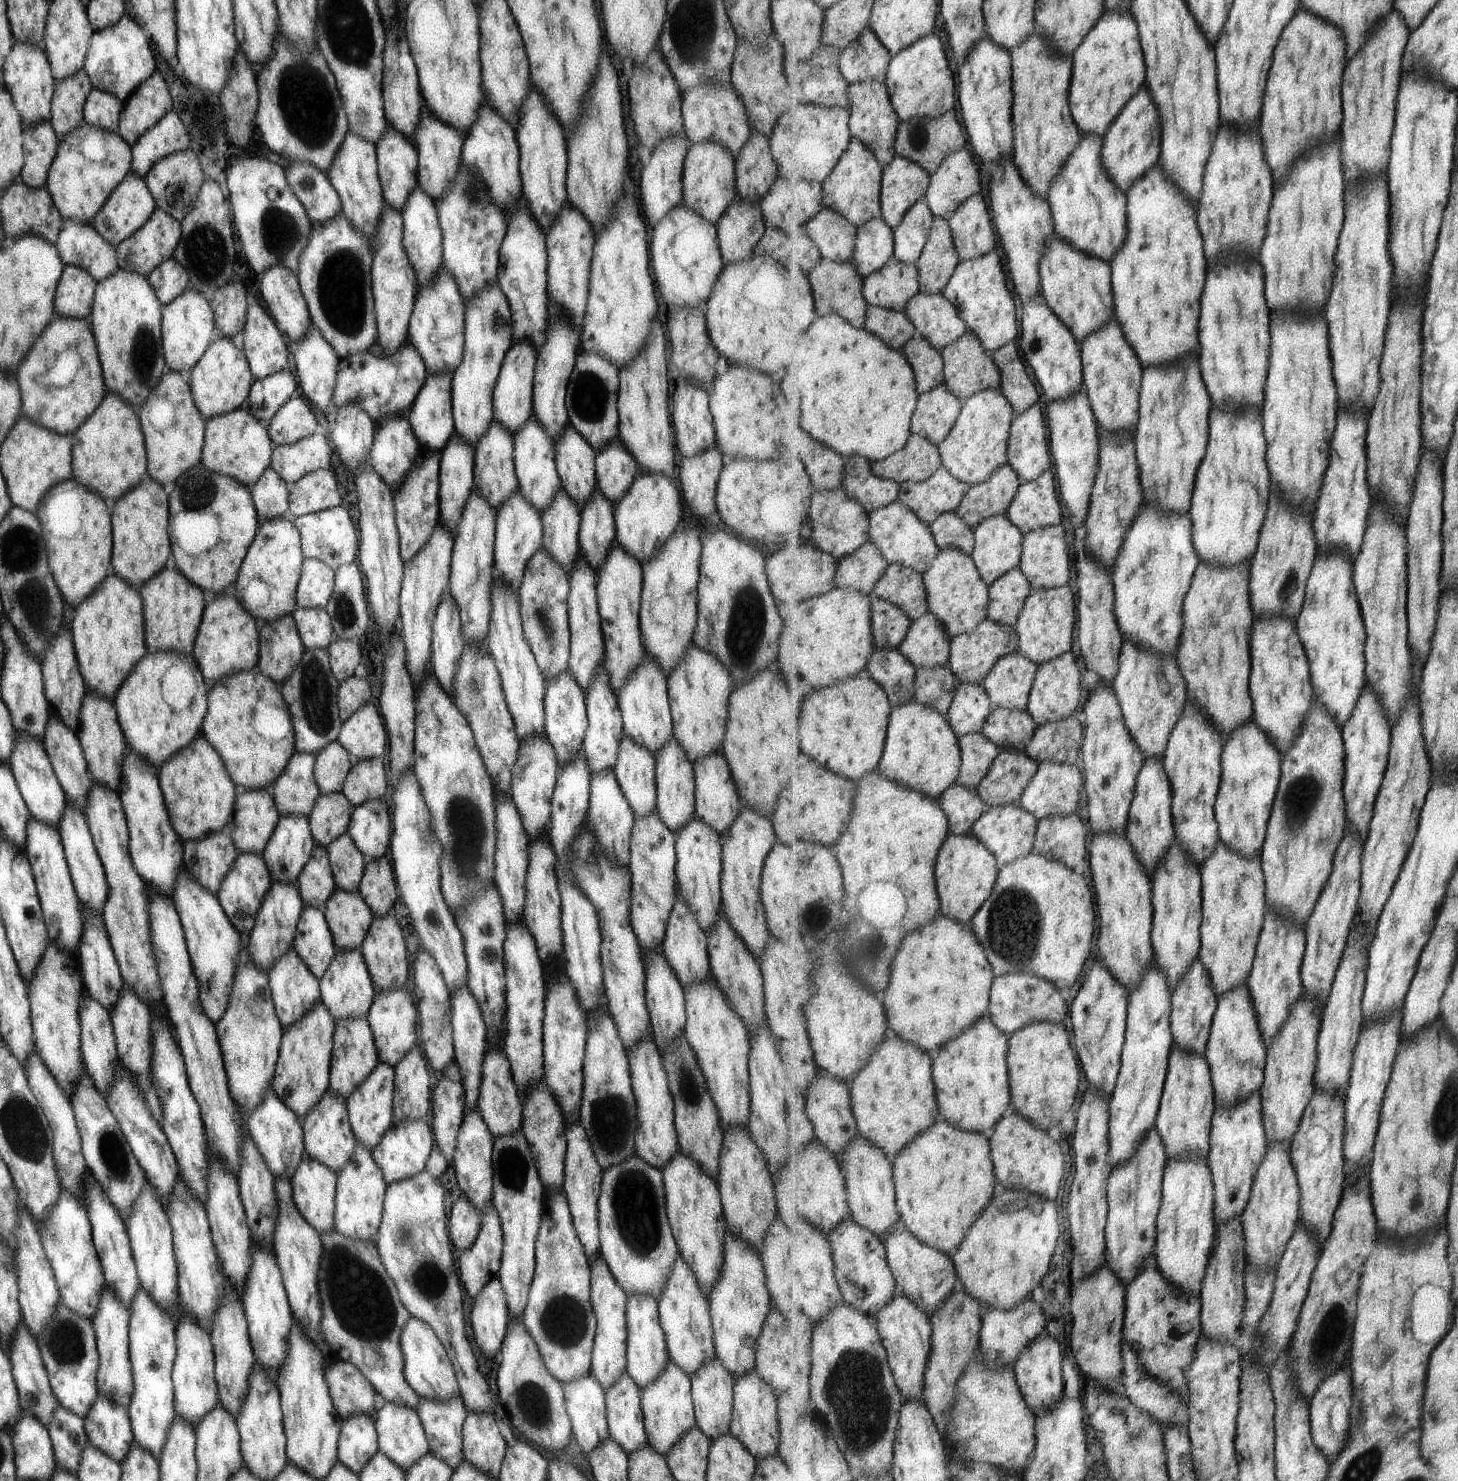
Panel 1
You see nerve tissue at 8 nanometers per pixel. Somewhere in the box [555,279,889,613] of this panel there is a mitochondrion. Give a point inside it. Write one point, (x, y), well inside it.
(592, 405)

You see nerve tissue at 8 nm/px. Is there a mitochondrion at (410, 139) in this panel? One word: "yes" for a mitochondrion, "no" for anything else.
no

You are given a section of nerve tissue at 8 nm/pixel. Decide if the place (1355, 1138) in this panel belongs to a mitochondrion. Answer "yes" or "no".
no

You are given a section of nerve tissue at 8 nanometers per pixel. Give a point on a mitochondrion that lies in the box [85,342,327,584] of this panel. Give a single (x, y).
(197, 492)

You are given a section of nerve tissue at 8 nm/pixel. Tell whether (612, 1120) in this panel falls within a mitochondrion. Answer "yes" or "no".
yes

